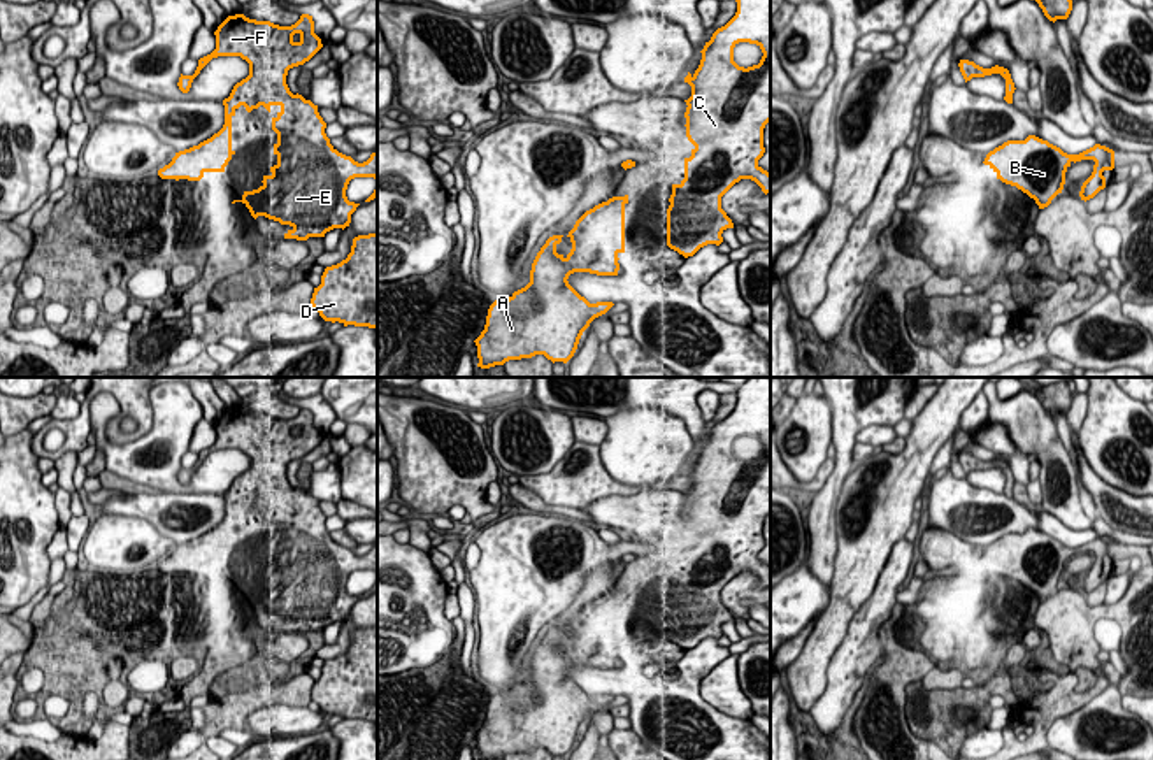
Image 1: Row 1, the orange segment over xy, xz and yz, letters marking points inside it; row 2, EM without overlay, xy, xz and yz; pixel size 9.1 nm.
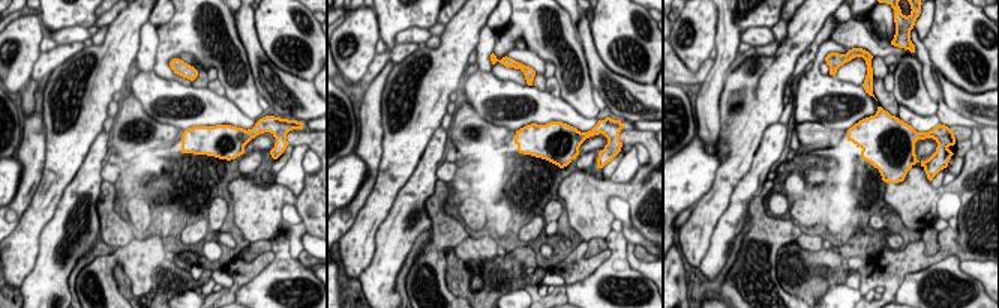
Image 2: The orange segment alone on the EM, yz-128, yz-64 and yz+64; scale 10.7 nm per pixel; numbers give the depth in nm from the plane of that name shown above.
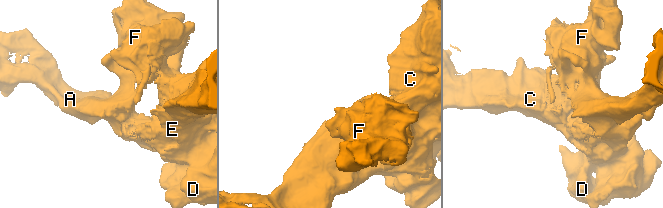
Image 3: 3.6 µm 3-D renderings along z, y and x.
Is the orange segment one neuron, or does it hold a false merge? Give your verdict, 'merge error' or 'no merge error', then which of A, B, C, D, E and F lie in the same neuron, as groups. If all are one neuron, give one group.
no merge error; groups A B C D E F

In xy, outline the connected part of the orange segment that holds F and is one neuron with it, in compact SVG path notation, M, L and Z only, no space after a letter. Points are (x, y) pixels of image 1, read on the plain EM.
M235 407L228 409L214 428L216 442L198 453L193 469L181 467L179 483L188 486L200 463L218 449L240 449L249 456L249 469L237 476L230 490L223 493L223 521L198 539L175 546L172 555L158 563L158 569L161 572L200 574L205 565L225 565L235 548L232 542L232 511L235 504L244 498L251 505L263 498L270 505L272 498L279 498L281 504L272 511L272 523L277 527L277 535L274 537L277 556L270 560L270 569L263 569L263 577L258 583L244 584L242 592L232 597L242 595L254 613L265 609L281 618L290 618L291 621L284 627L284 632L307 634L309 630L325 630L333 621L344 623L349 620L351 607L360 597L347 593L347 577L354 570L377 572L377 546L372 546L363 556L339 546L325 527L326 516L319 509L318 498L298 486L293 488L286 477L288 463L304 458L323 441L321 432L314 427L312 409L302 407L295 418L279 419Z

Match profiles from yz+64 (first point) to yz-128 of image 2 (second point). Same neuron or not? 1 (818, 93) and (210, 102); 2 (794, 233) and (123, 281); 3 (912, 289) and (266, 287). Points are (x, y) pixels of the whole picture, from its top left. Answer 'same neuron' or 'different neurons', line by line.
1: same neuron
2: different neurons
3: same neuron

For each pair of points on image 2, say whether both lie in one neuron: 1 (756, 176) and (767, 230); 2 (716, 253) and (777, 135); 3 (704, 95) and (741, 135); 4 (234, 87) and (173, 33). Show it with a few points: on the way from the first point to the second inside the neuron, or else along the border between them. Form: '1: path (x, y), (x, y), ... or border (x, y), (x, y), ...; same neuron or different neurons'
1: border (767, 179), (749, 206), (750, 223), (747, 226); different neurons
2: path (729, 224), (737, 217), (740, 200), (761, 164); same neuron
3: border (725, 83), (720, 92), (720, 134), (717, 138); different neurons
4: path (228, 69), (191, 35); same neuron

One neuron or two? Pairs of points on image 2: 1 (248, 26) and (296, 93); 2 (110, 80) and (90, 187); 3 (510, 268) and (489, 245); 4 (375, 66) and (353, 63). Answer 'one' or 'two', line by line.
1: one
2: two
3: two
4: two

